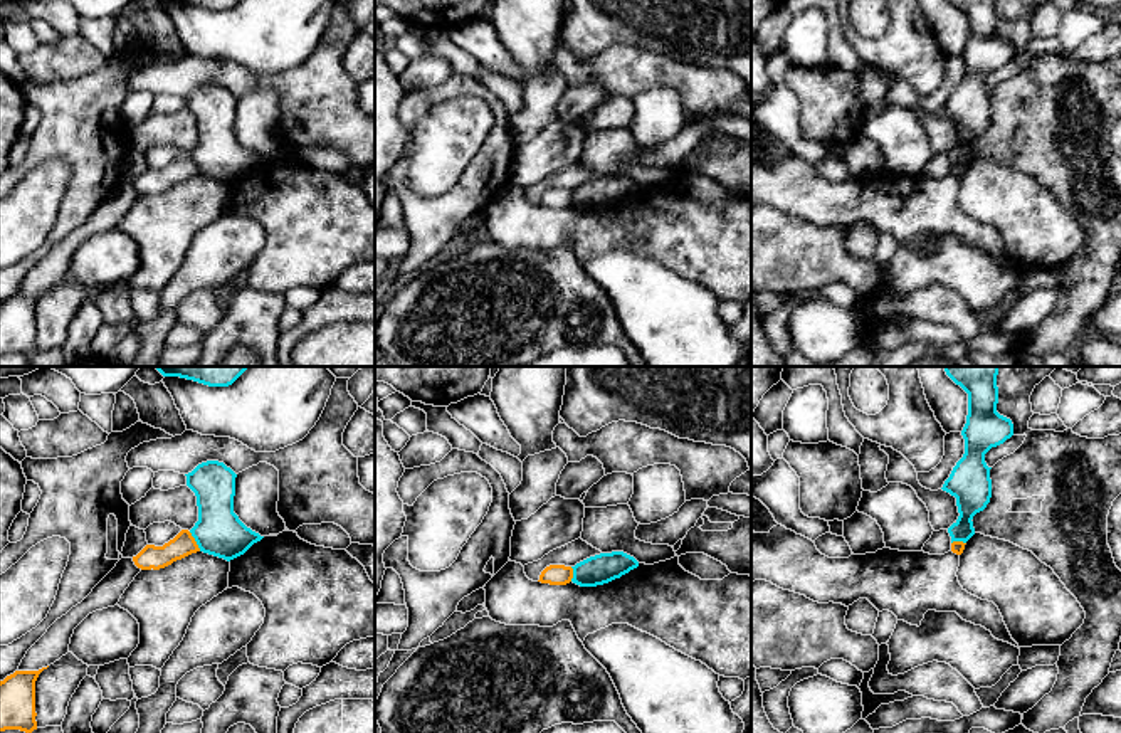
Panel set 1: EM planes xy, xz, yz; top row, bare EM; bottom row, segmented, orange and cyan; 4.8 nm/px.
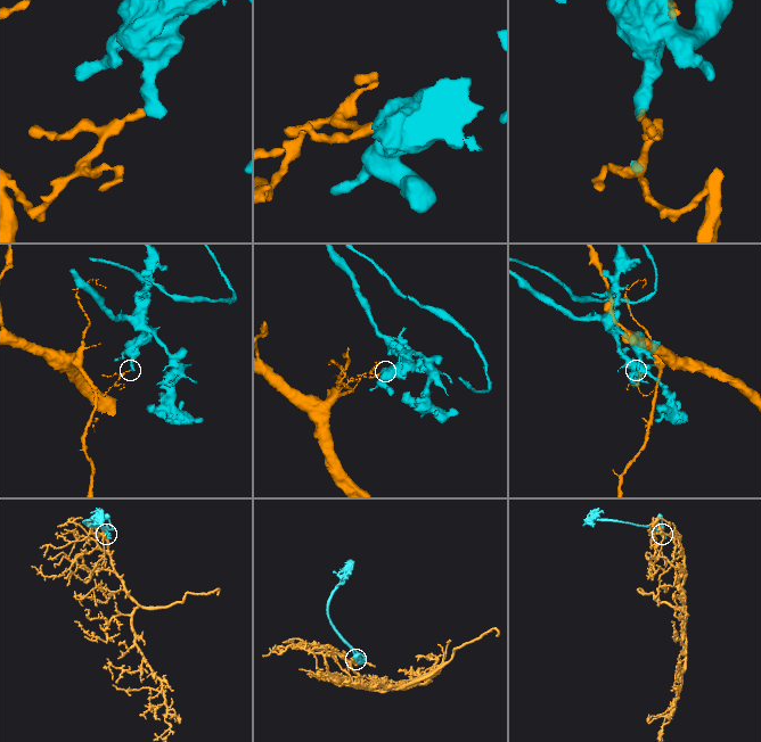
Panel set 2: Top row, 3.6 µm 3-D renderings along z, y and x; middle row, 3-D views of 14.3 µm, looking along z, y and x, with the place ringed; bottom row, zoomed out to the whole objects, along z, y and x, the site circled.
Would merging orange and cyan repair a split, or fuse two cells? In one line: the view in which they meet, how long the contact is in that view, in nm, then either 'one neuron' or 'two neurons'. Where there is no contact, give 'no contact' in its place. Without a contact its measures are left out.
xy | 110 nm | two neurons

